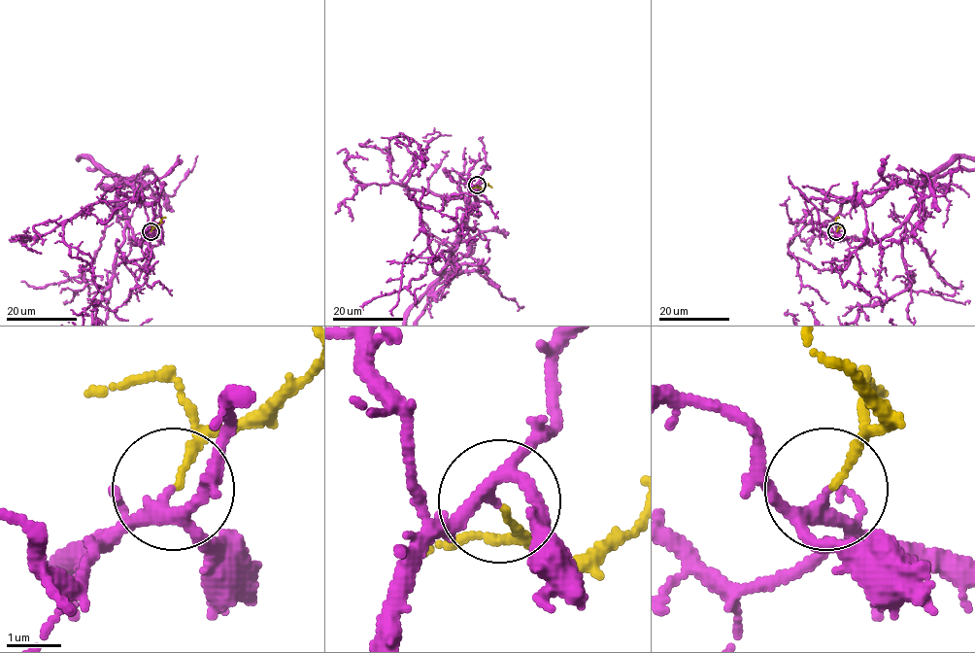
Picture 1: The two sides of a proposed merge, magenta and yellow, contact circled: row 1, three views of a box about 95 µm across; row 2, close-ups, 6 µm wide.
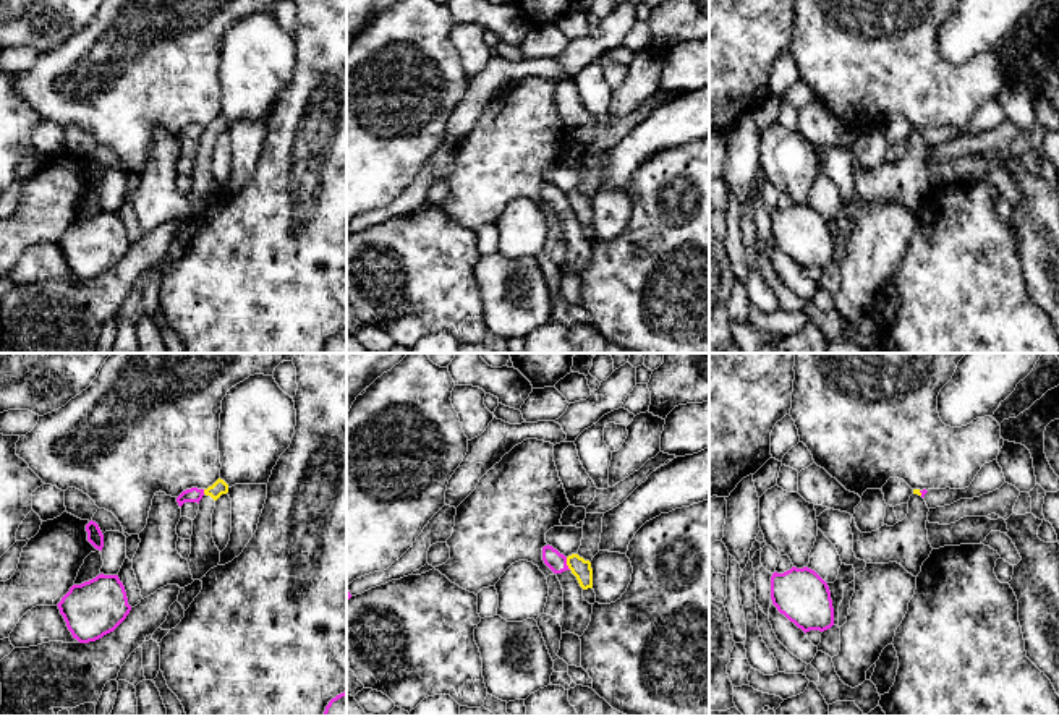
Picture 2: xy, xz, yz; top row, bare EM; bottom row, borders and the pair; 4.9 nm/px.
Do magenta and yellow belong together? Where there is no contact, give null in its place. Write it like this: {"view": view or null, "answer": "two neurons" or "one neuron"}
{"view": "xz", "answer": "two neurons"}

